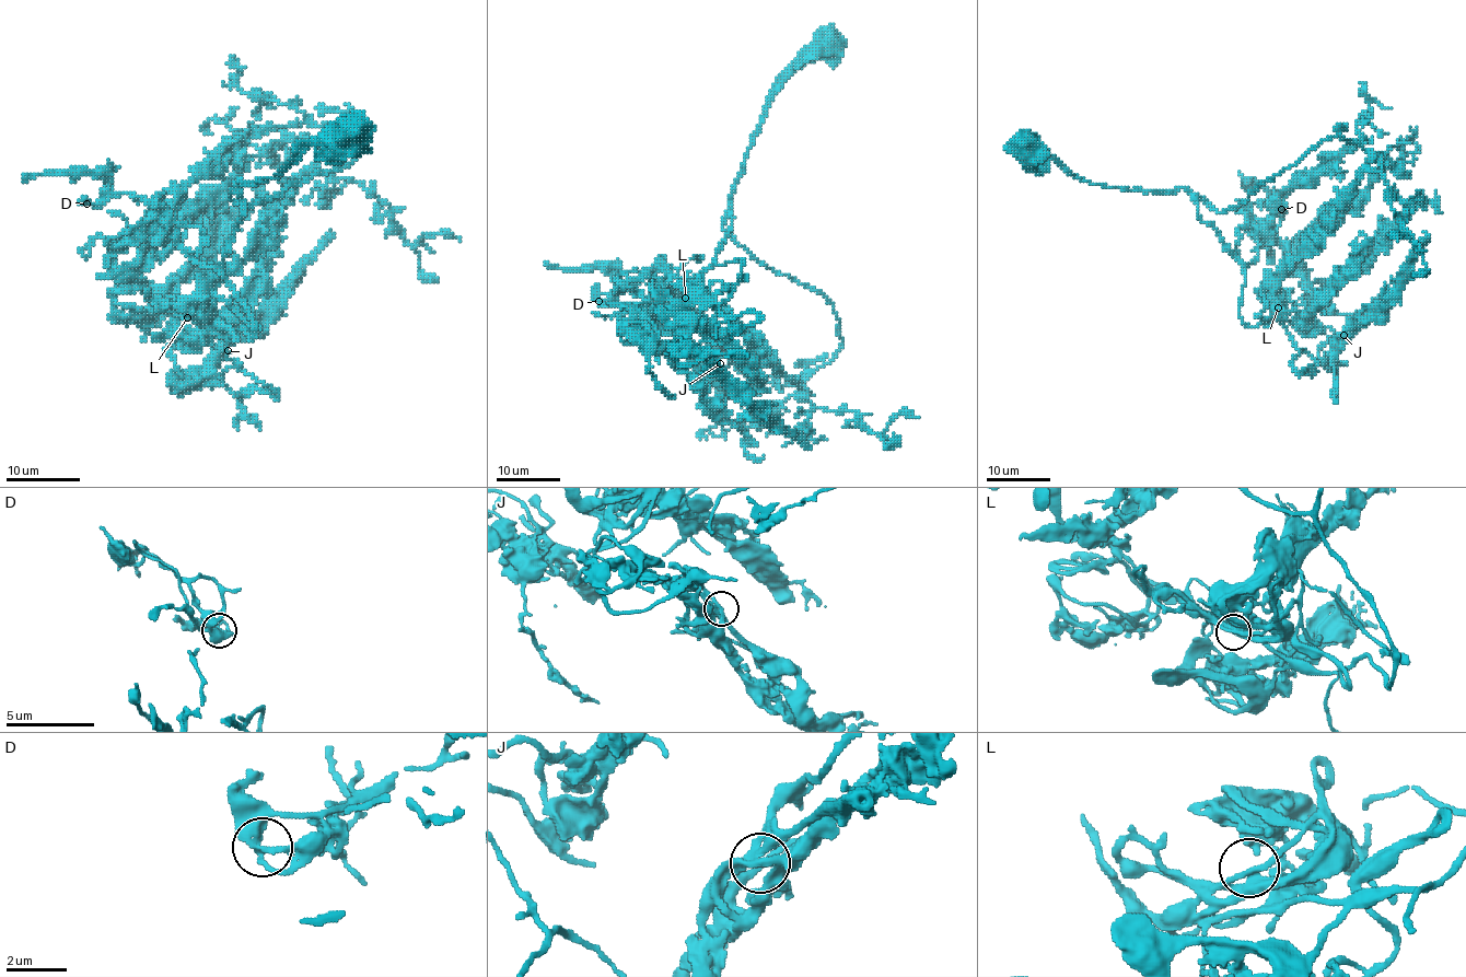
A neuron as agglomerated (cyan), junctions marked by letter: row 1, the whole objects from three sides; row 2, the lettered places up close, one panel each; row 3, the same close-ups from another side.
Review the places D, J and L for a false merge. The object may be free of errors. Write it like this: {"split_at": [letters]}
{"split_at": []}

